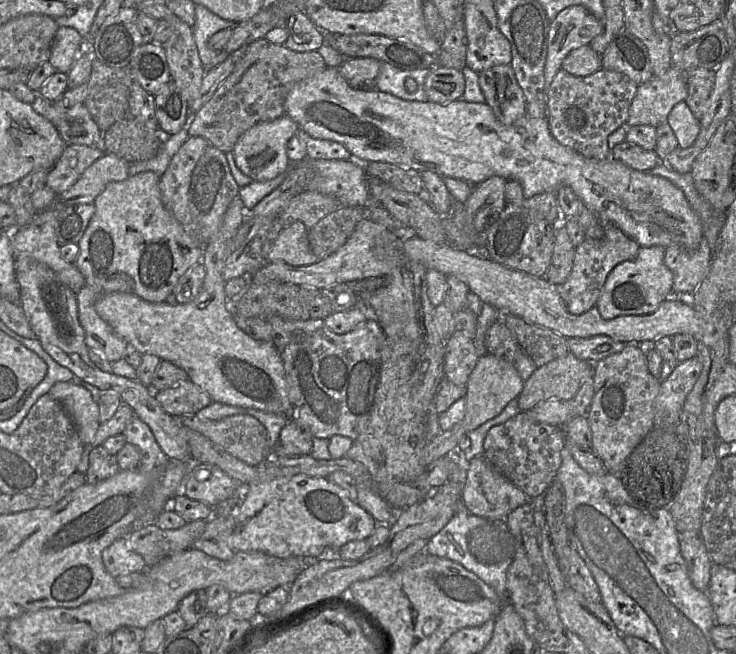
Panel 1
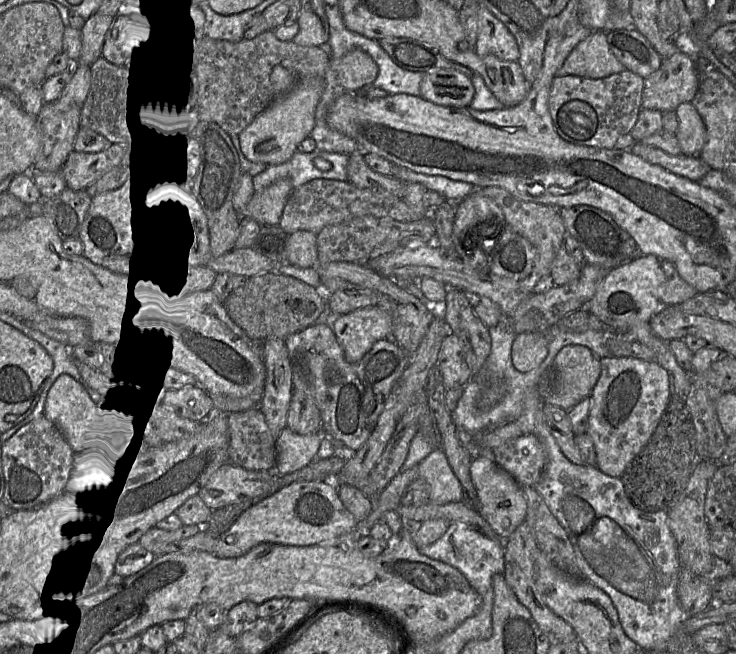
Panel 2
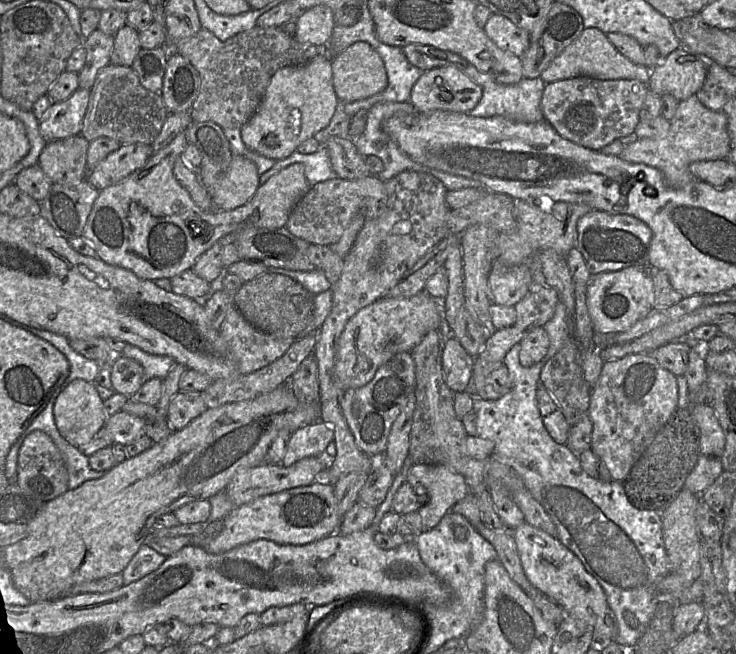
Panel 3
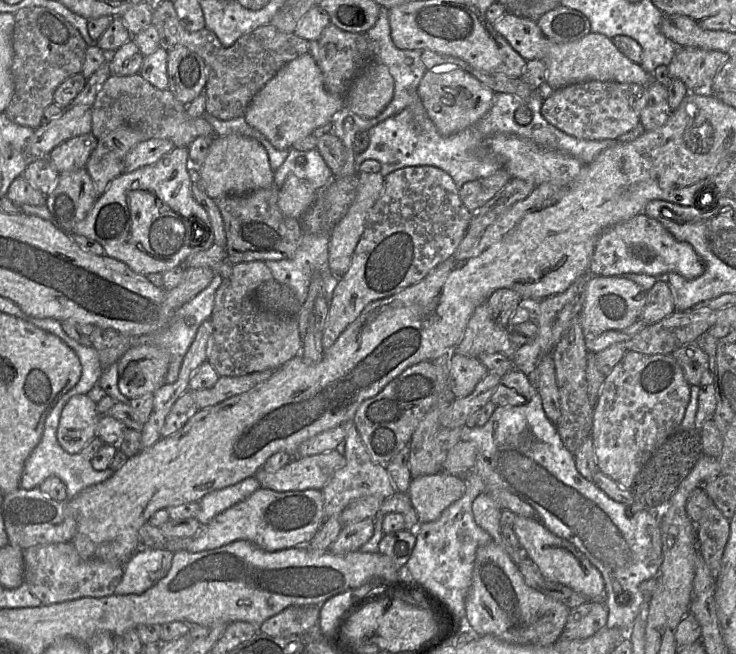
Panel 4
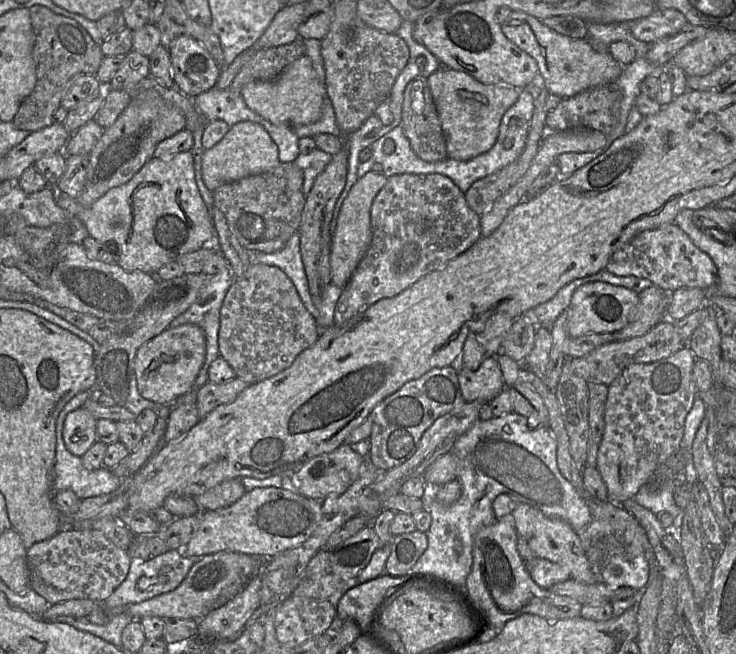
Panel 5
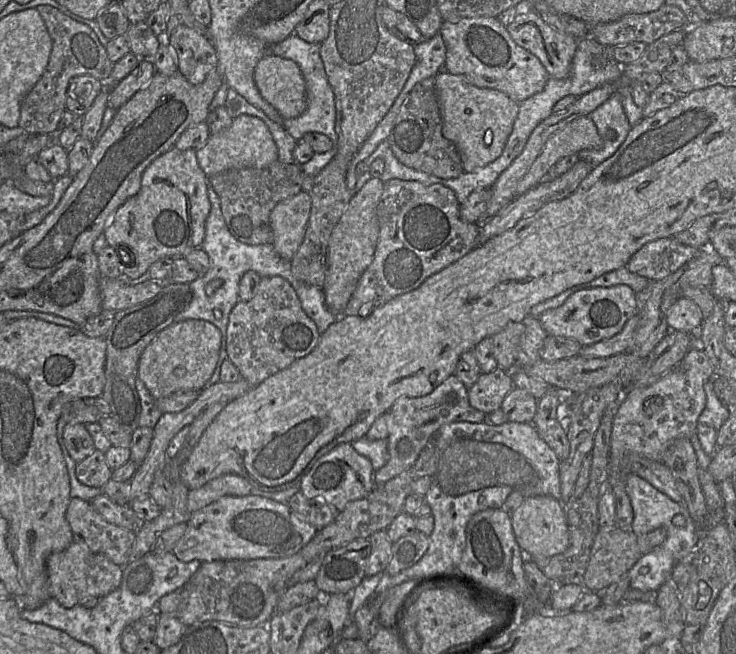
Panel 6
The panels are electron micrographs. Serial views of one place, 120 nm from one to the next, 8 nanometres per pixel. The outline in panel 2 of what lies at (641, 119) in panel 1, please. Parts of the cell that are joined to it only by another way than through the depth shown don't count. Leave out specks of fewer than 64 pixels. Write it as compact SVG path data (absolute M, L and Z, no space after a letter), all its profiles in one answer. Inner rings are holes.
M687 47L662 59L660 68L644 79L641 106L665 112L675 112L685 102L690 102L699 85L694 55Z

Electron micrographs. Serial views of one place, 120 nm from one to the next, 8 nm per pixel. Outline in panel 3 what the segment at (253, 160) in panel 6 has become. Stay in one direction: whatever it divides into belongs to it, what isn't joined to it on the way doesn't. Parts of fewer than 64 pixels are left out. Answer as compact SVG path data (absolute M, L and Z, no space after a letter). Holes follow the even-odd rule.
M233 155L228 170L211 193L213 210L230 211L246 204L260 186L259 177L254 162L244 156Z

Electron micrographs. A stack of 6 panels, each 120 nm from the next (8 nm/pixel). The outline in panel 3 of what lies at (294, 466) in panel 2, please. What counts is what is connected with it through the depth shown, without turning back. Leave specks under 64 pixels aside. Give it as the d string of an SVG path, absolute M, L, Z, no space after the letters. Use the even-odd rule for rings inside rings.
M320 420L291 432L281 465L288 467L305 457L317 456L333 438L333 429Z

